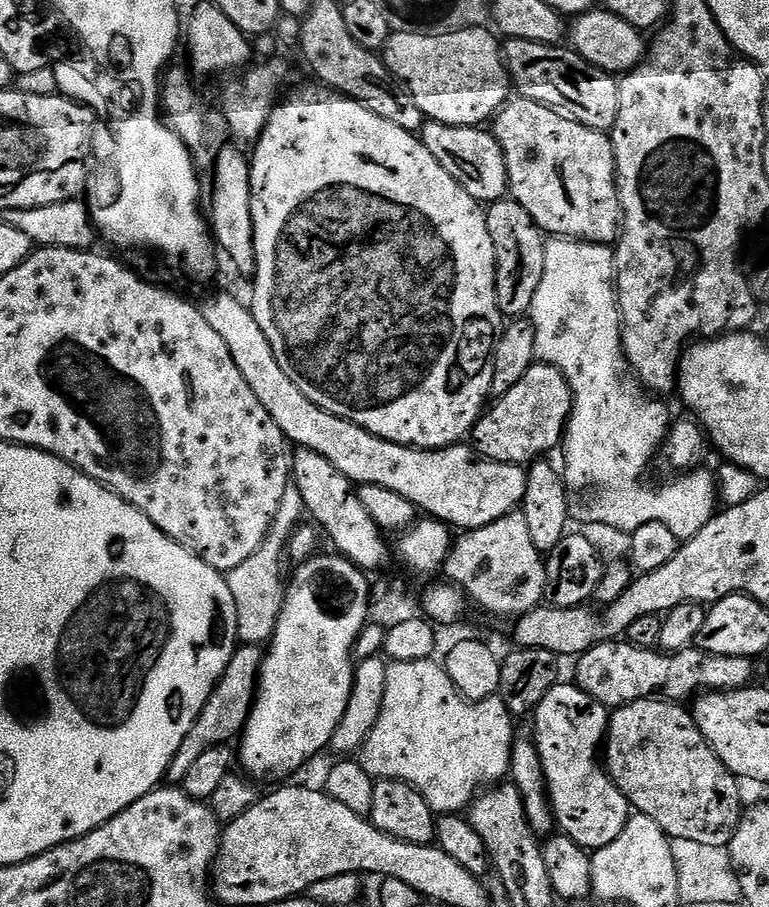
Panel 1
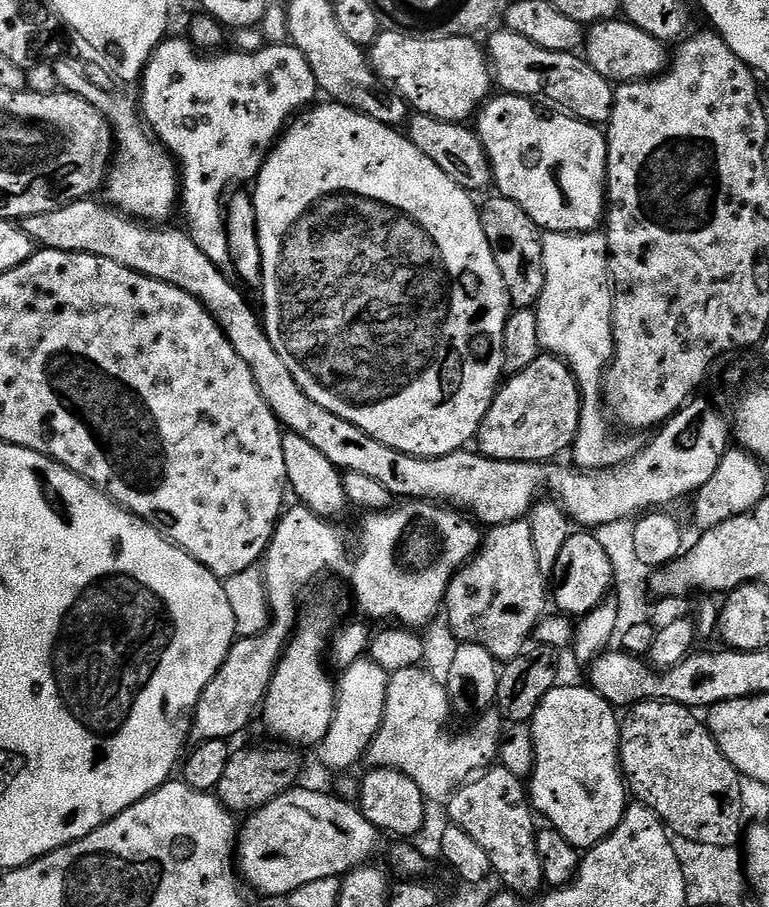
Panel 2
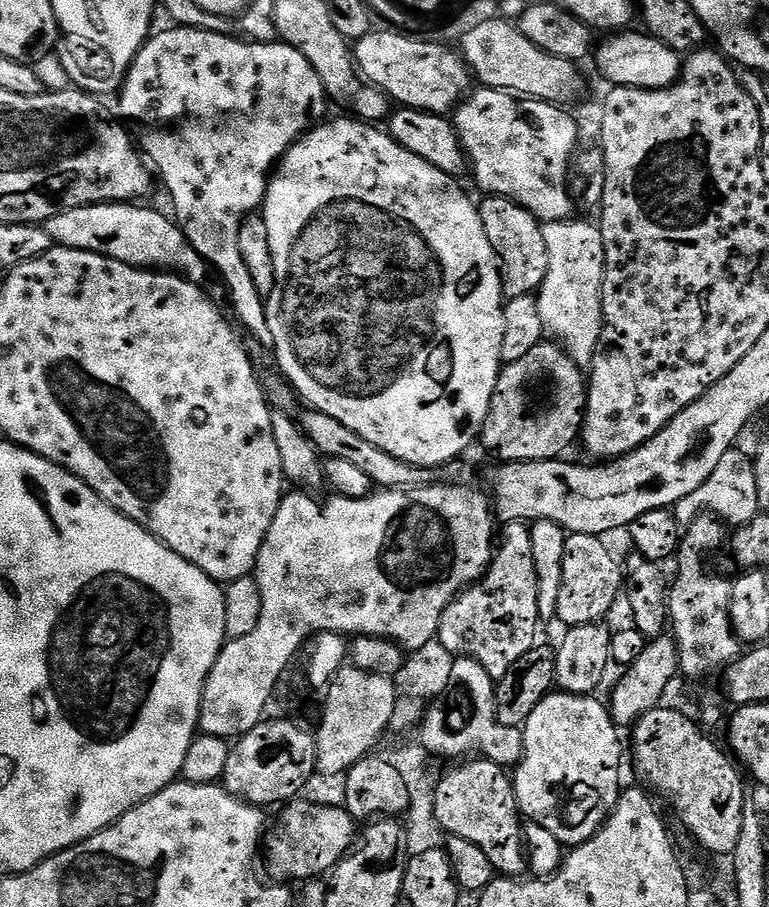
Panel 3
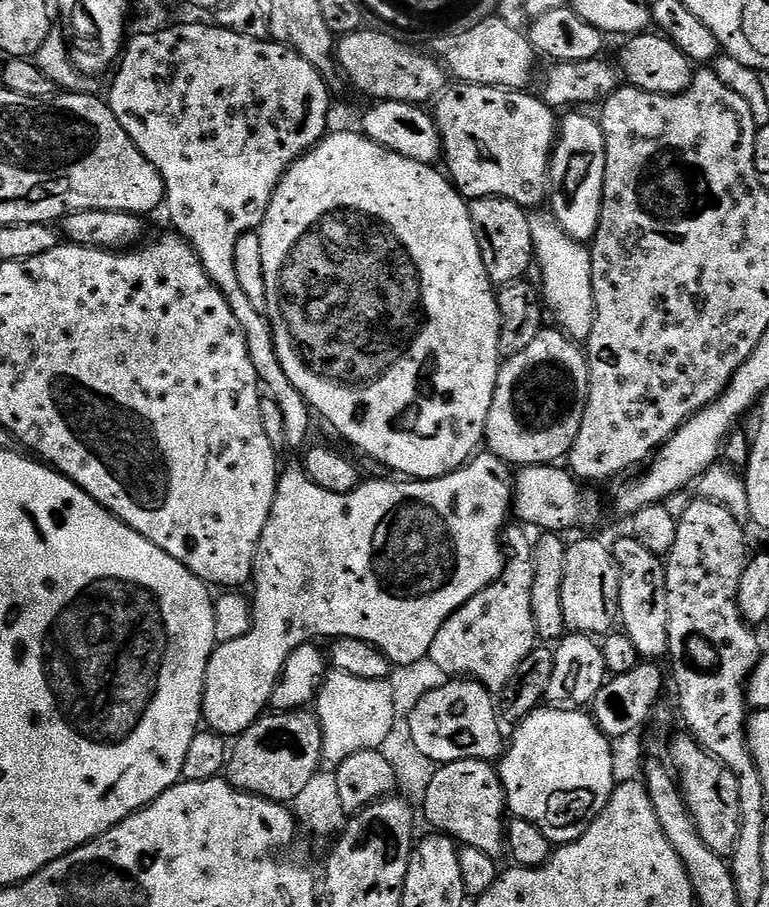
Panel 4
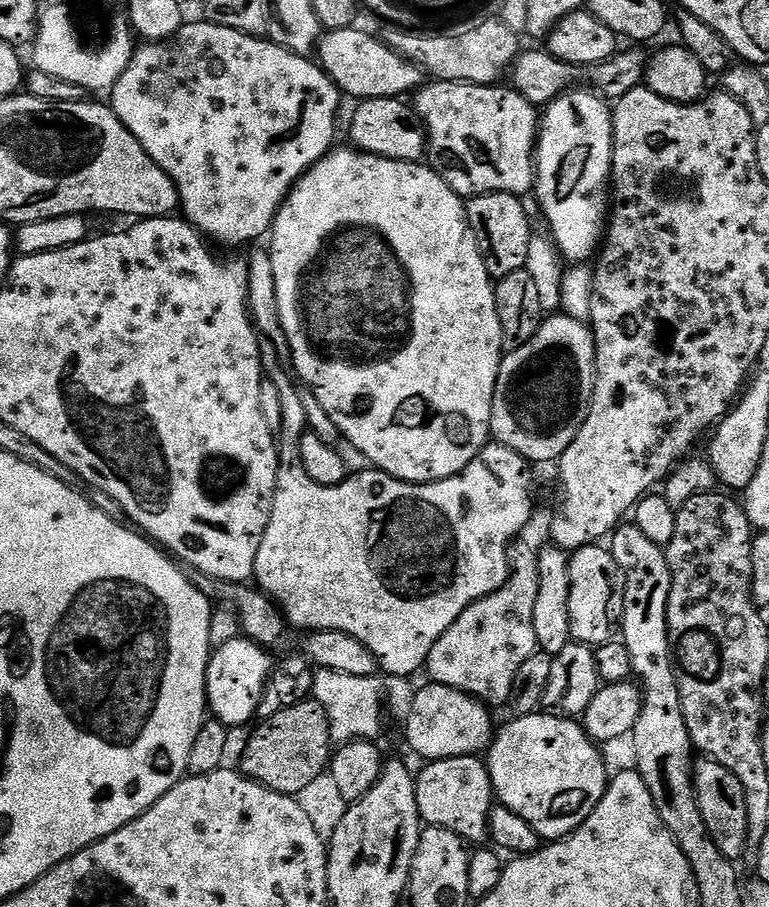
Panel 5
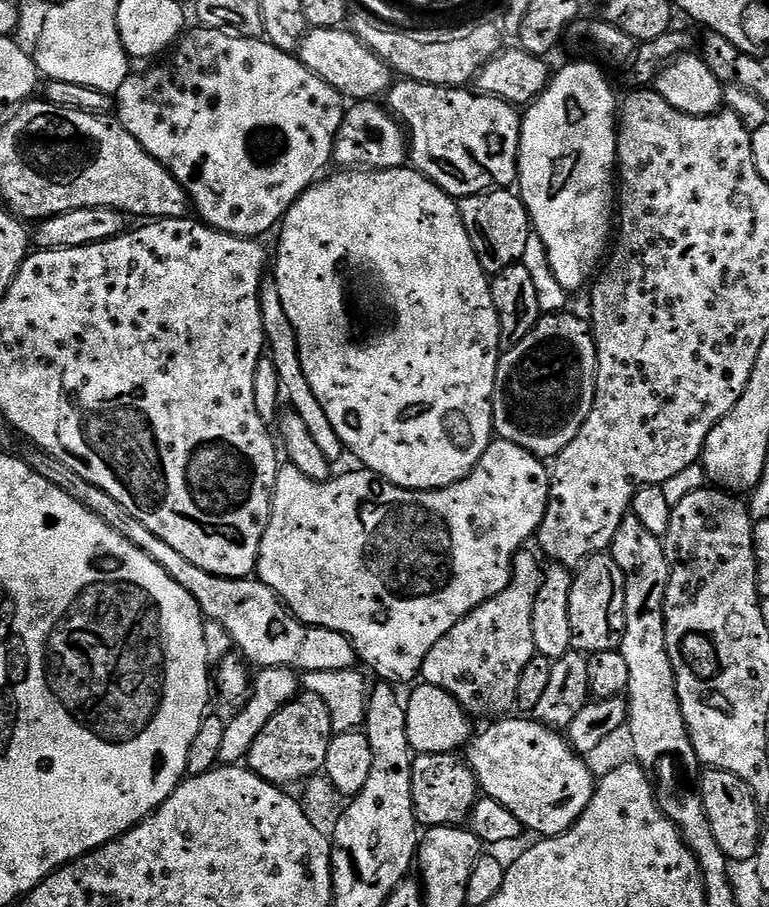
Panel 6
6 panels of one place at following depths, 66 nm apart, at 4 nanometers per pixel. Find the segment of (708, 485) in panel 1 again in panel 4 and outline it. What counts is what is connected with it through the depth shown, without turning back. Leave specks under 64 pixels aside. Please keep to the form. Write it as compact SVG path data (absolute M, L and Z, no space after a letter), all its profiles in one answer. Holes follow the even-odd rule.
M536 210L528 217L530 222L530 238L532 239L532 250L535 263L540 268L540 276L544 279L542 284L542 300L549 313L556 312L555 323L560 331L571 336L577 342L587 341L588 335L592 333L592 324L596 321L594 310L594 282L592 281L592 254L581 241L568 236L566 230L556 221L556 217L548 210Z

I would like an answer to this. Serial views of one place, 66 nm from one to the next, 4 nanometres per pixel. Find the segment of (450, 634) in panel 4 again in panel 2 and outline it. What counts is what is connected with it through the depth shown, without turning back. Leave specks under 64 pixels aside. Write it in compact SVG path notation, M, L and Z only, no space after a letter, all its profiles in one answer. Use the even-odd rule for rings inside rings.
M527 519L515 520L496 528L488 528L483 533L480 549L450 582L446 597L446 621L460 642L482 646L493 660L507 662L525 650L528 639L533 639L536 625L546 612L544 603L547 605L549 600L550 588L545 573L538 566L538 557L534 555L530 526Z

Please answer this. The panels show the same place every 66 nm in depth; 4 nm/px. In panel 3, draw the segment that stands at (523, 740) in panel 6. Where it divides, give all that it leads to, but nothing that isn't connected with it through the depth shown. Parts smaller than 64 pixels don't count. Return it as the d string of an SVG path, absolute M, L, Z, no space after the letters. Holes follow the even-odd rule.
M553 691L538 702L537 708L522 727L524 756L514 769L520 815L550 830L550 834L554 834L562 846L586 843L604 825L613 806L620 801L622 789L618 782L618 766L622 755L622 732L612 721L609 705L596 699L595 695L572 696L569 692Z

